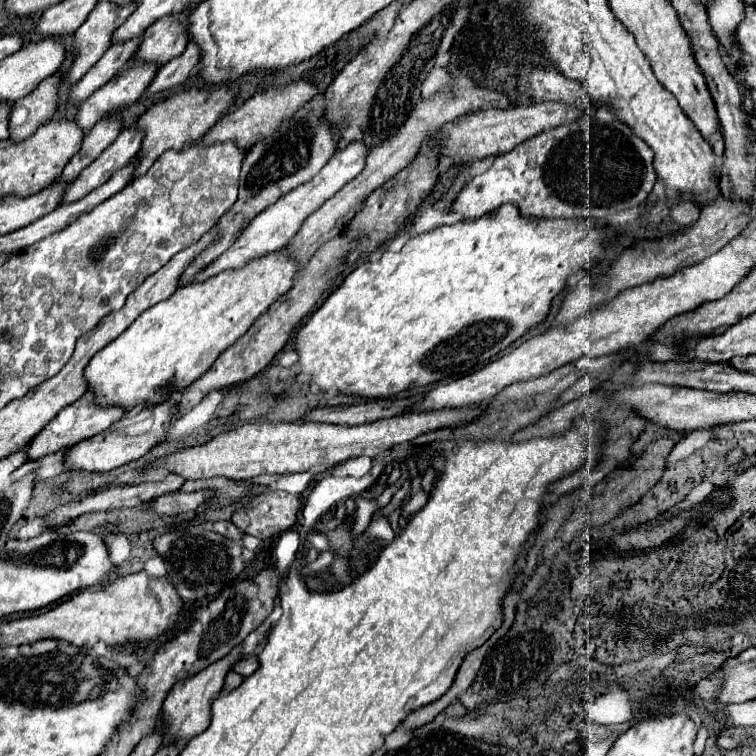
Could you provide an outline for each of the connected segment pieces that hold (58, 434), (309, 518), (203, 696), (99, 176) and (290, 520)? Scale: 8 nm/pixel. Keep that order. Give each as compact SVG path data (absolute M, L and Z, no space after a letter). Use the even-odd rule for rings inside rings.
M86 392L80 400L76 400L70 406L66 406L52 422L48 422L40 434L36 434L36 438L30 442L28 456L30 456L30 460L38 460L38 458L42 458L46 454L58 452L62 448L70 448L70 446L74 446L74 444L78 444L78 442L82 442L86 438L92 438L94 434L104 432L108 426L112 426L124 414L126 414L126 410L124 408L116 408L116 406L98 408L96 402L94 402L94 394Z
M374 464L372 470L366 476L360 478L336 478L336 476L326 476L316 482L316 486L310 490L310 494L304 500L302 516L302 532L310 532L316 522L322 520L326 512L330 512L338 502L344 502L348 498L356 498L364 490L368 490L380 472L384 470L382 464Z
M242 646L232 648L232 652L224 658L220 658L218 662L210 664L208 668L196 672L196 676L190 676L188 680L180 680L180 684L176 688L172 688L172 692L168 694L168 698L164 700L162 706L162 714L164 714L164 722L166 724L166 740L180 740L180 742L188 742L190 738L194 738L196 734L204 732L210 724L210 706L212 700L218 698L222 686L224 686L224 678L230 672L232 664L236 664L236 660L242 660Z
M132 124L130 128L124 128L120 132L114 144L110 144L88 168L80 172L80 176L68 186L62 204L76 202L96 186L104 184L118 168L126 166L136 156L138 150L140 150L140 132L136 132L136 124Z
M282 490L262 492L252 496L242 508L232 514L232 522L250 536L272 538L294 526L300 510L300 496Z

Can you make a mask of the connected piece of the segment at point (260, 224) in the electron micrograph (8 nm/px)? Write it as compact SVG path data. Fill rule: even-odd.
M348 144L348 148L334 152L334 156L324 164L324 168L310 182L306 182L306 184L298 186L296 190L284 194L276 204L272 204L270 208L260 212L256 216L256 220L252 220L250 226L242 232L242 236L216 262L212 262L204 272L200 272L194 278L194 282L202 282L210 276L216 276L226 268L242 268L248 260L252 260L256 256L268 254L276 248L284 248L292 240L292 236L296 236L296 232L300 230L302 220L306 220L320 204L324 204L324 200L334 196L344 184L348 184L348 180L356 178L364 170L368 152L370 152L370 148L366 144Z

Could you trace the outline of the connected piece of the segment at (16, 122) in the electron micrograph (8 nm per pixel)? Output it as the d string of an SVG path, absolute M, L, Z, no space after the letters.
M54 74L42 80L32 94L12 104L10 140L18 142L32 136L38 126L42 126L54 116L58 108L58 88L60 88L60 76Z

